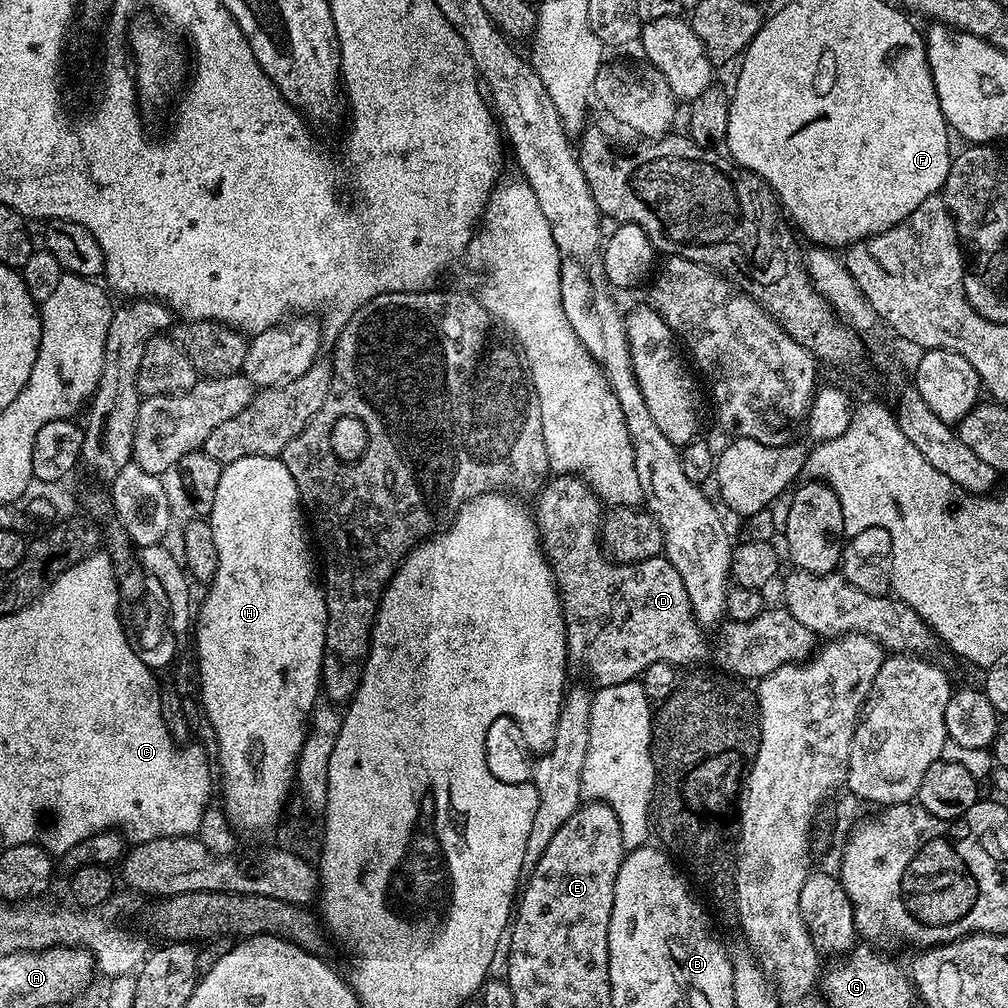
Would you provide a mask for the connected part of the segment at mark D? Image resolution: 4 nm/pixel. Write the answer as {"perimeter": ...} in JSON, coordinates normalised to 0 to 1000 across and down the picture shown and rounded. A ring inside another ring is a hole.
{"perimeter":[[[549,471],[537,483],[531,496],[530,511],[532,522],[536,525],[536,542],[556,586],[563,654],[591,678],[592,684],[622,680],[638,671],[641,661],[649,661],[649,657],[678,661],[693,653],[698,643],[698,633],[694,629],[696,623],[690,618],[681,581],[677,581],[677,573],[662,552],[656,550],[628,560],[612,560],[604,555],[597,547],[595,534],[597,497],[575,472]]]}

